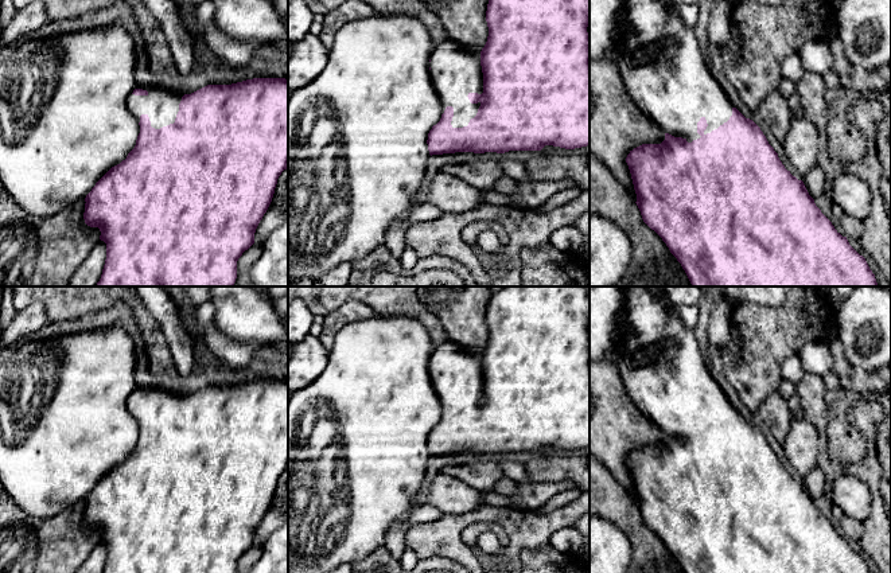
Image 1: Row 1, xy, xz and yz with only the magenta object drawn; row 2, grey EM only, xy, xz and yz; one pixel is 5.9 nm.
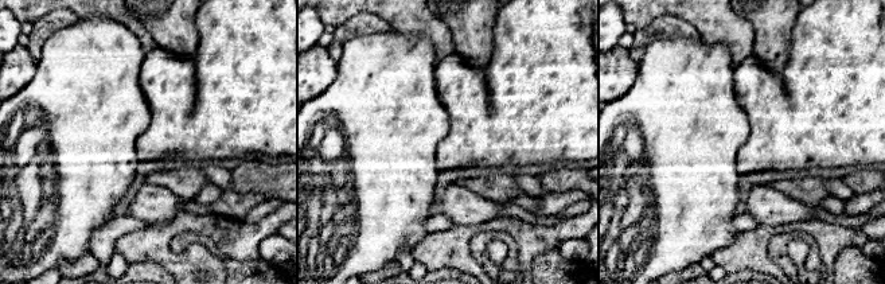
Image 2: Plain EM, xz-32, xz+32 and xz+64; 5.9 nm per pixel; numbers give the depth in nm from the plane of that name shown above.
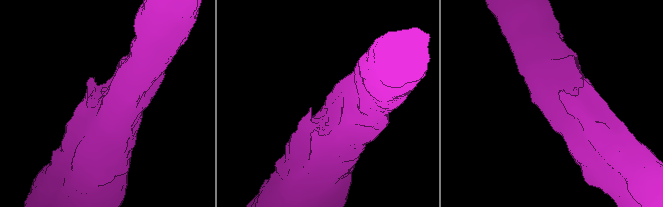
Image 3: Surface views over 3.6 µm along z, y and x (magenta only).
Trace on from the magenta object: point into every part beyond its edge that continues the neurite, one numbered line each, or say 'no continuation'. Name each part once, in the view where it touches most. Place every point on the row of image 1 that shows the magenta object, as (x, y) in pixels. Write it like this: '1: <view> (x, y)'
1: xz (455, 73)

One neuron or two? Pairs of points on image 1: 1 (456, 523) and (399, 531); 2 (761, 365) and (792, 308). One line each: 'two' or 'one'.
1: two
2: one

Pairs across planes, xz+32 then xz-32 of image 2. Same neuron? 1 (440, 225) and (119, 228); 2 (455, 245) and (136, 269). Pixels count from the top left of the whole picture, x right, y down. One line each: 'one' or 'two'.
1: one
2: two

